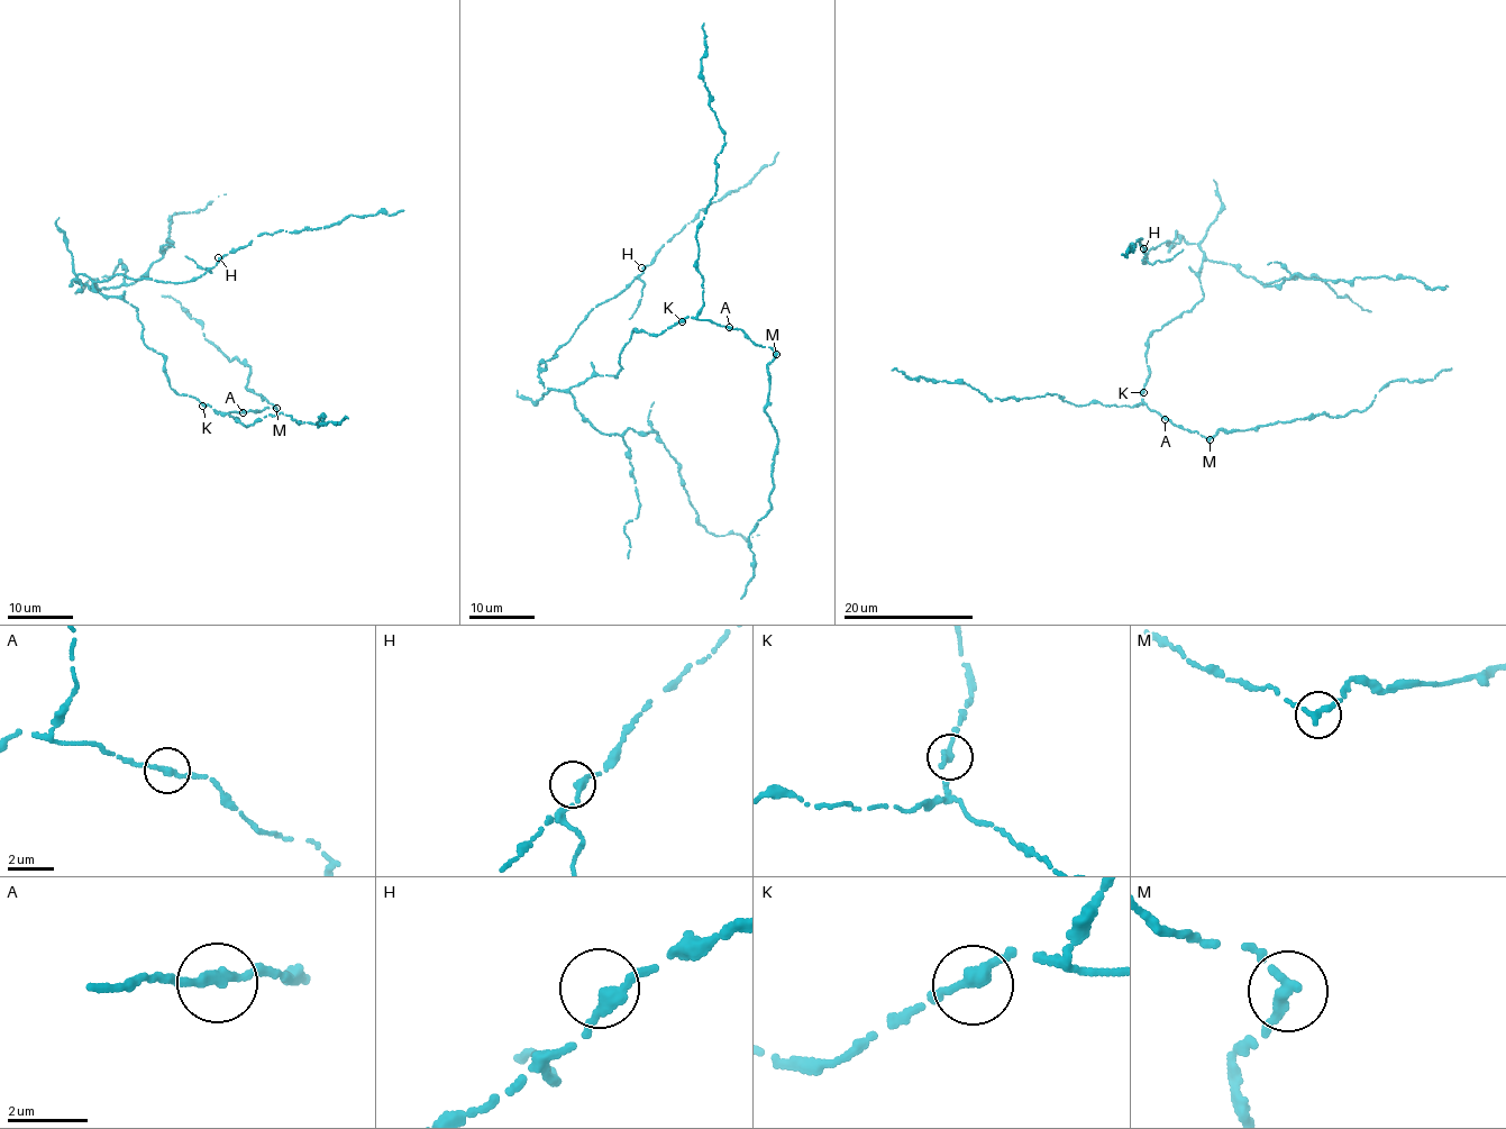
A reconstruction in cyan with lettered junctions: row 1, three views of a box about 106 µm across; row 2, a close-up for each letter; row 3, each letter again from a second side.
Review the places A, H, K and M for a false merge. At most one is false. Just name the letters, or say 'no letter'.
M

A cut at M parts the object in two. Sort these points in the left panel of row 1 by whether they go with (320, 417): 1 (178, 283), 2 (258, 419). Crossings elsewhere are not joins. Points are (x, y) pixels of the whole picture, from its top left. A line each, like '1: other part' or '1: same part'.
1: same part
2: same part

